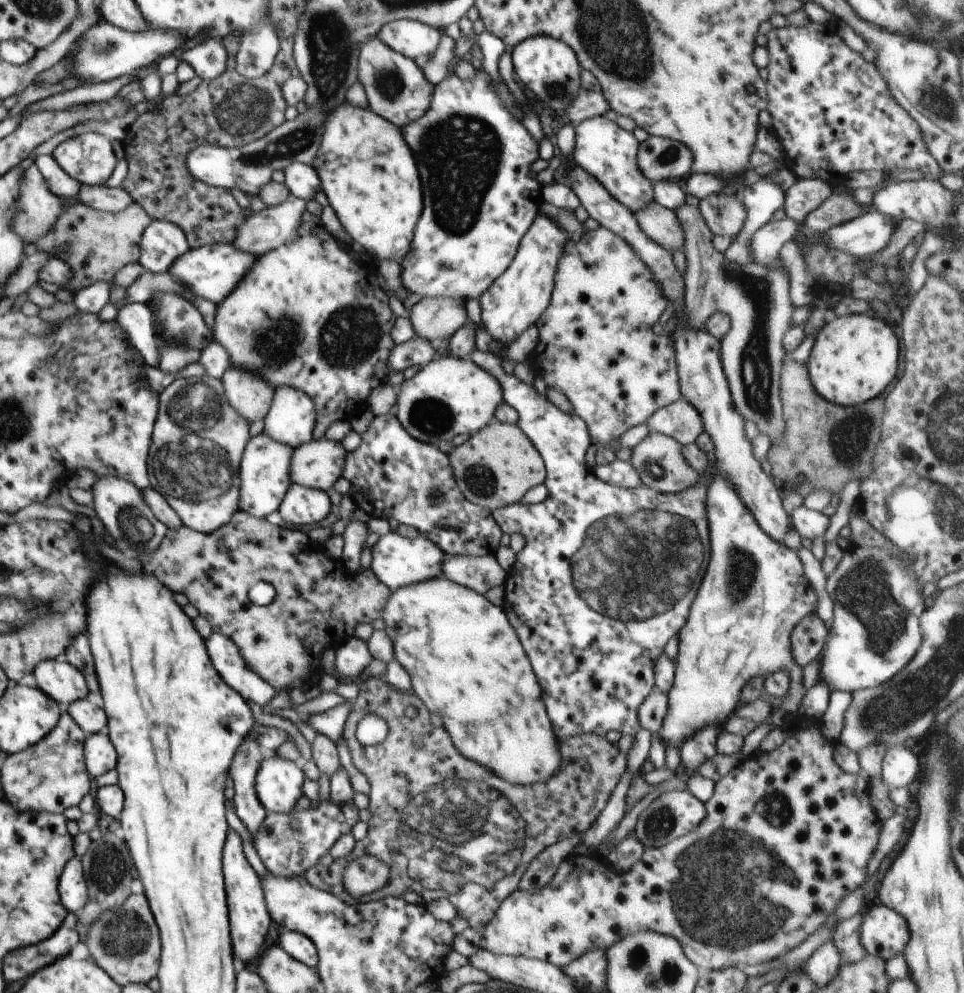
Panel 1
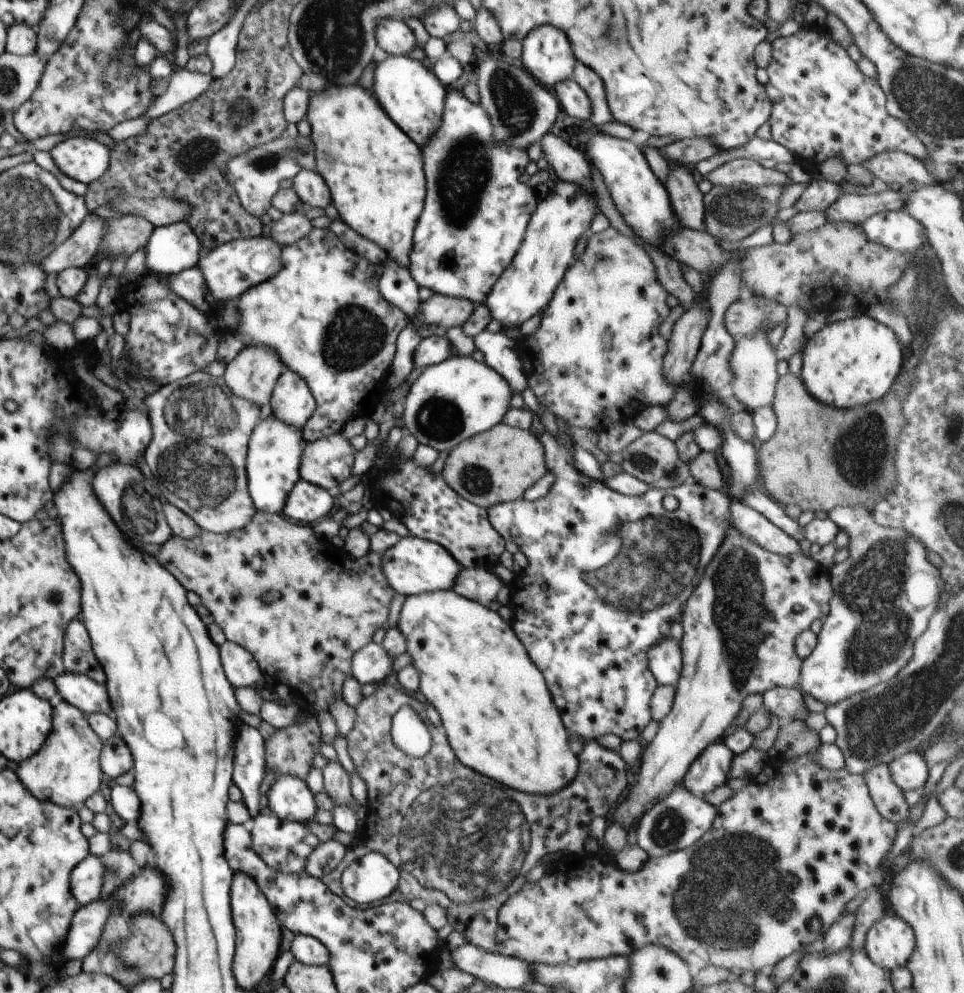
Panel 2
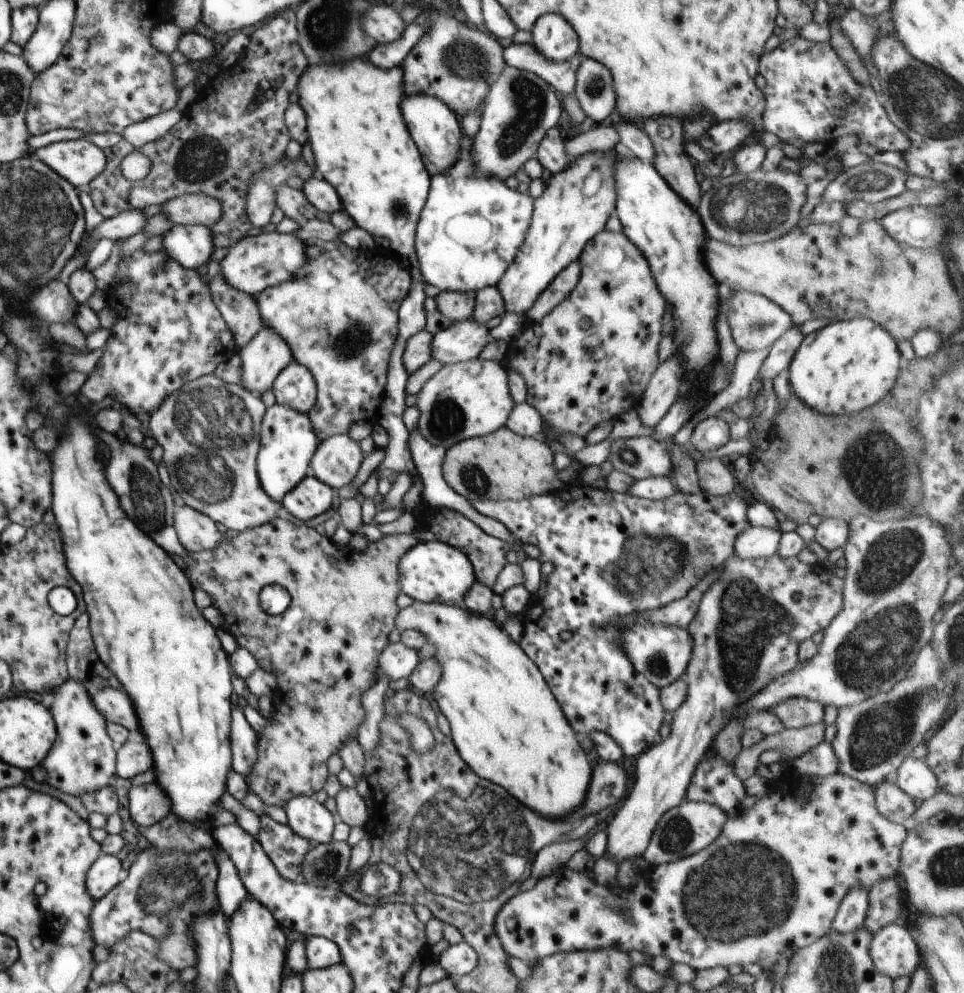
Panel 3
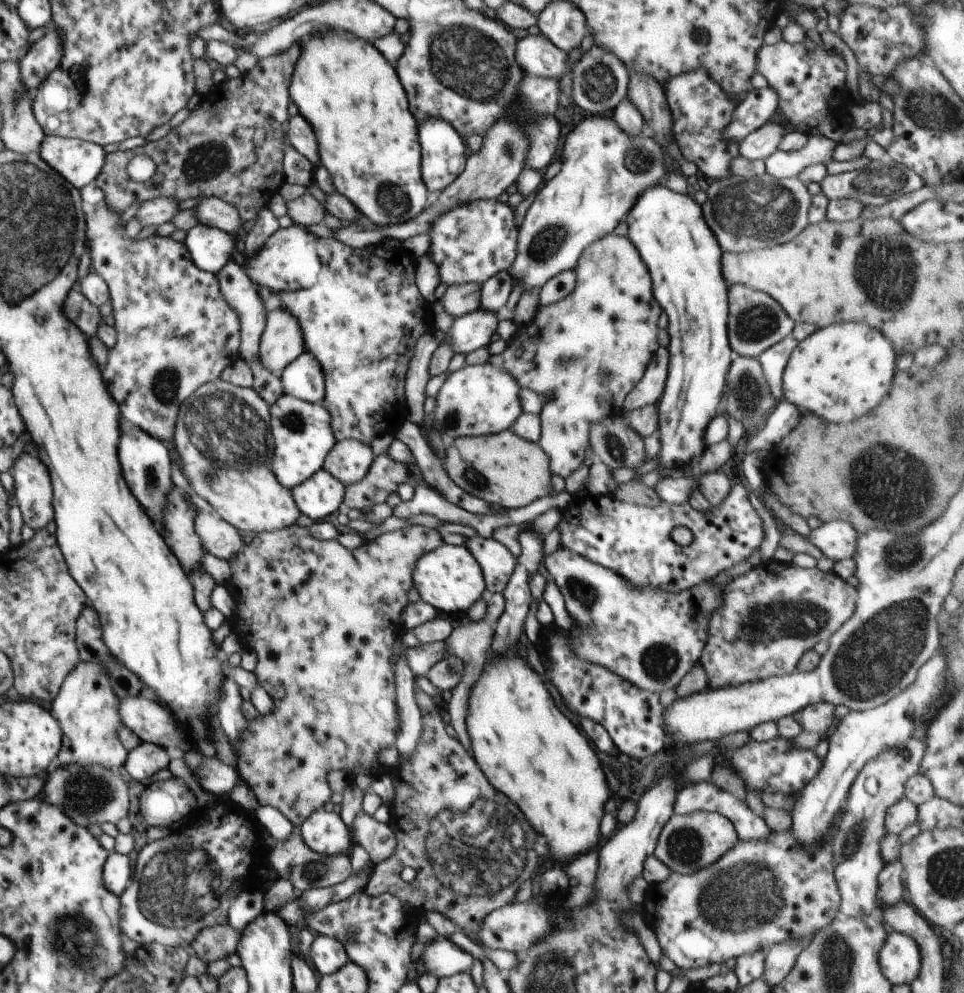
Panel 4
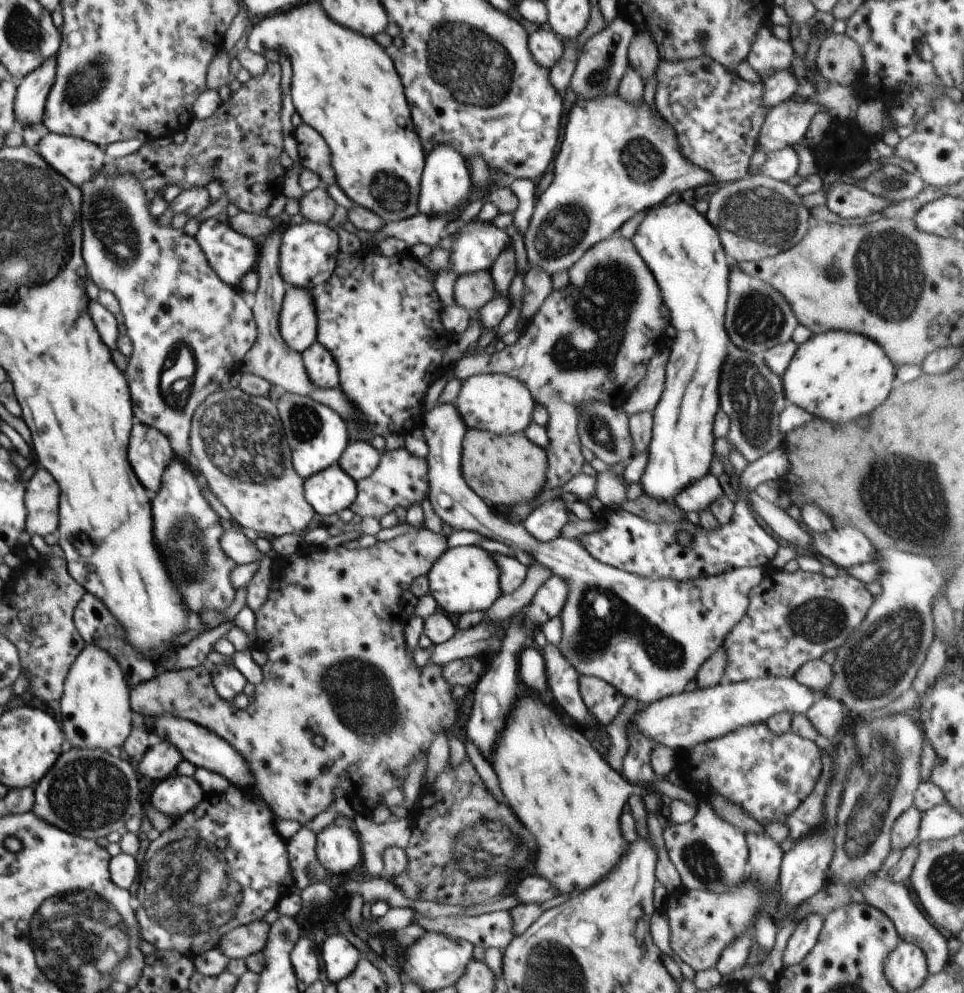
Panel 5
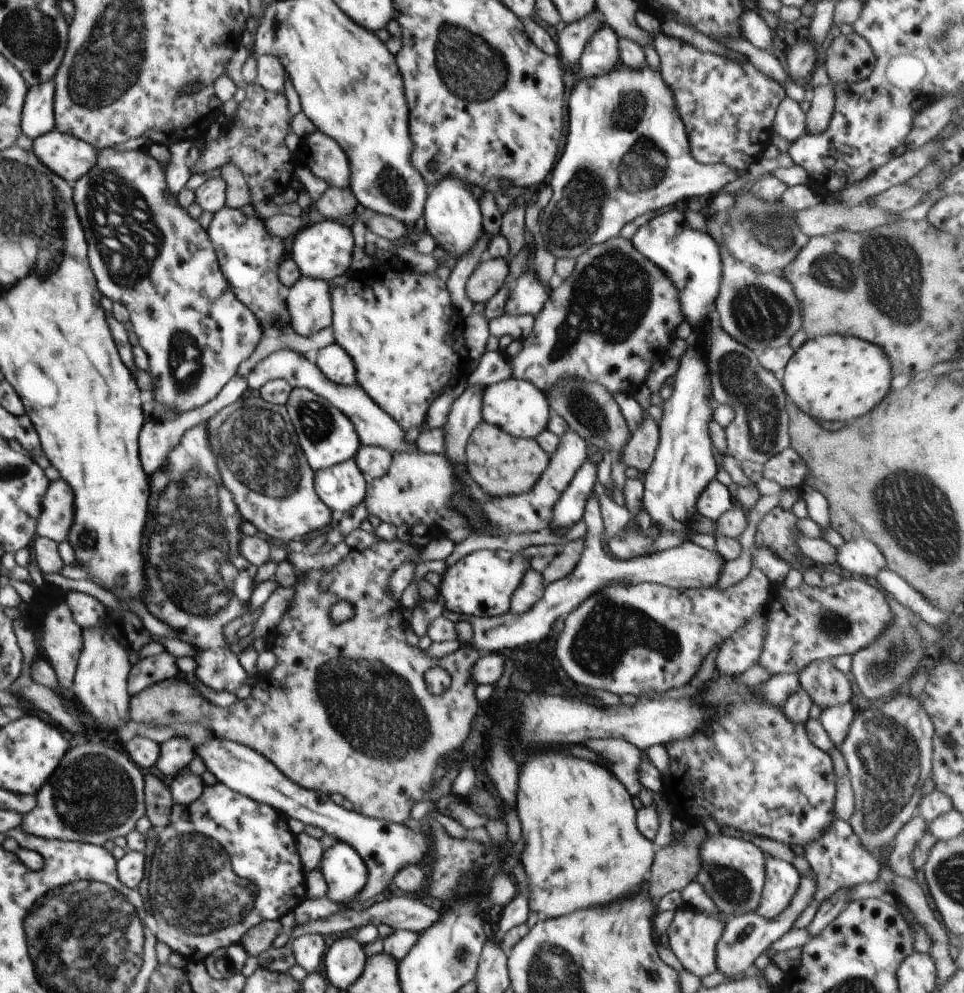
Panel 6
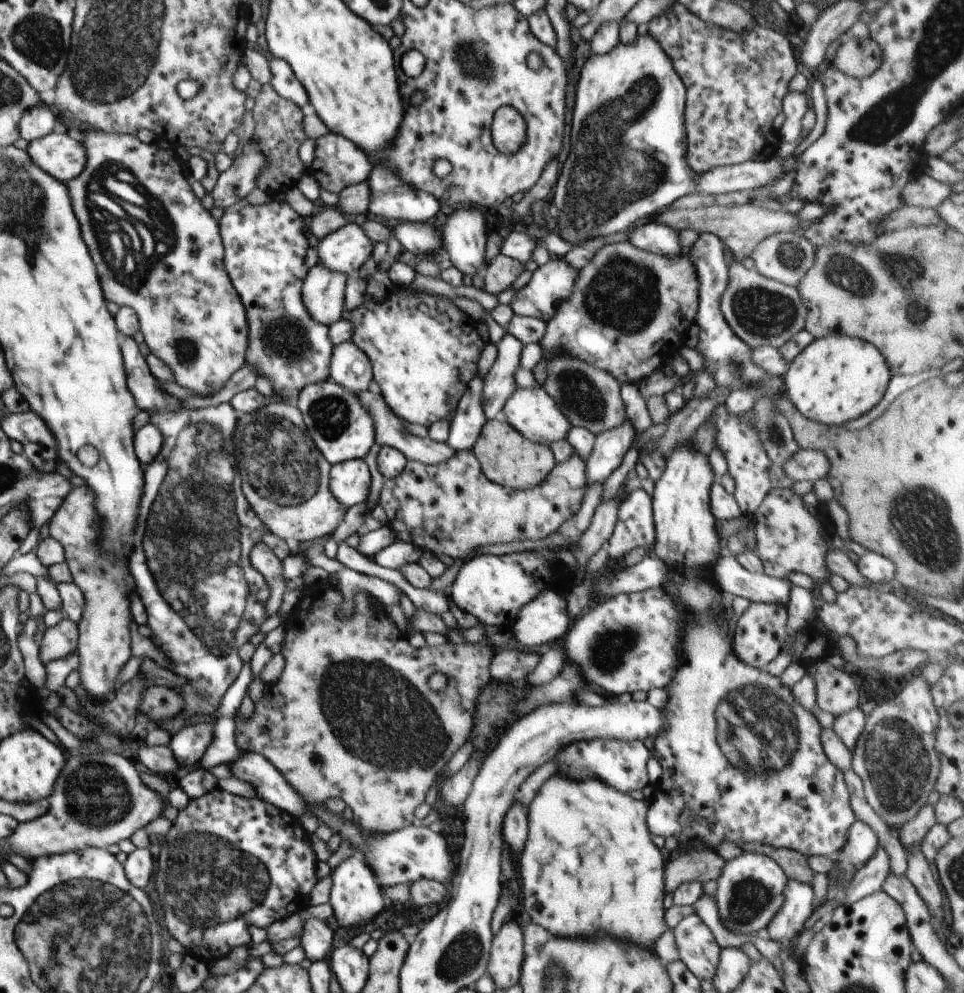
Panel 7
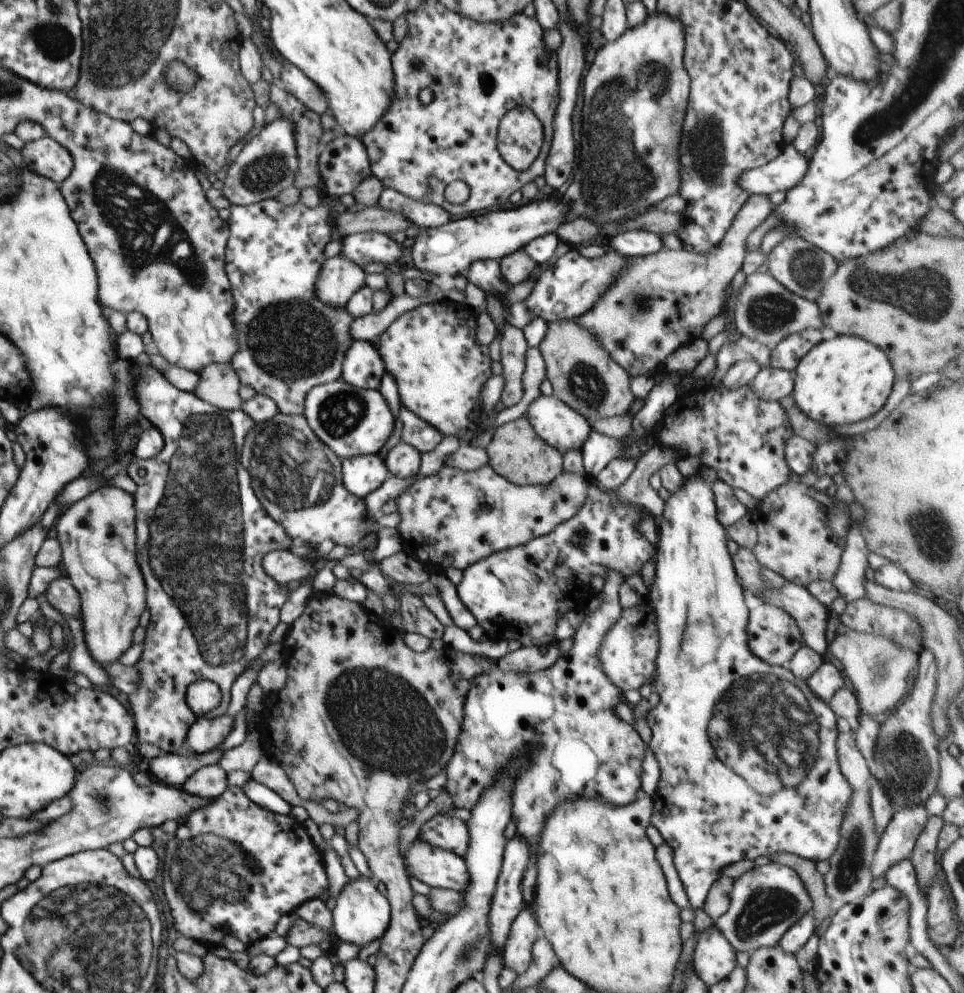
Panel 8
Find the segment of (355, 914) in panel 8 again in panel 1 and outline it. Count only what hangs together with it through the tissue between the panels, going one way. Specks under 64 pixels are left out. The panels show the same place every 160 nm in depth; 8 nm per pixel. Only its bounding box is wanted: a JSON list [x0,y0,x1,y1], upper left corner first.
[255,754,304,813]

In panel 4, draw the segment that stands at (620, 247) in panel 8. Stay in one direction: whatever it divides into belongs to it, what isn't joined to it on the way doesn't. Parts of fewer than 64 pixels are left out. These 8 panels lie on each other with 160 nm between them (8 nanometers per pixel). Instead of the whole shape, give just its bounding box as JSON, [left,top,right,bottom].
[627,184,731,476]

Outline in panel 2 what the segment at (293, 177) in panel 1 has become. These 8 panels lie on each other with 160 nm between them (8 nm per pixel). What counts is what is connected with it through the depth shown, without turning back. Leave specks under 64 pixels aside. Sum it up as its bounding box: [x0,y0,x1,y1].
[293,170,332,208]

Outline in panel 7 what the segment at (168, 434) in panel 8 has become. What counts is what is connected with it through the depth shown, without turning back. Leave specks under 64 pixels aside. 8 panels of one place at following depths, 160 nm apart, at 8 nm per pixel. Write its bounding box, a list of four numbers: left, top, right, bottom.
[122,337,271,736]

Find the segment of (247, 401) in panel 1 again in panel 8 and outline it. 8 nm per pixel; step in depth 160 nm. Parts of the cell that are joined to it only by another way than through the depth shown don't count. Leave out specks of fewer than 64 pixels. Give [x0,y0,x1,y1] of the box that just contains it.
[315,254,366,307]

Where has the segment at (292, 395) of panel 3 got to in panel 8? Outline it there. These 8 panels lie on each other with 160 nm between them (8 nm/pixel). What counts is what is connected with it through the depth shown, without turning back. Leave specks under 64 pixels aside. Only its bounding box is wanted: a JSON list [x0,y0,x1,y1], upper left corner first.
[341,340,385,389]

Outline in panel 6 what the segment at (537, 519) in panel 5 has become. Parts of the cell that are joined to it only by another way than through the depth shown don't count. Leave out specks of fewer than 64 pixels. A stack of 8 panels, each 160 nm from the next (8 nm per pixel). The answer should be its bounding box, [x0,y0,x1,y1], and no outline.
[549,459,597,532]

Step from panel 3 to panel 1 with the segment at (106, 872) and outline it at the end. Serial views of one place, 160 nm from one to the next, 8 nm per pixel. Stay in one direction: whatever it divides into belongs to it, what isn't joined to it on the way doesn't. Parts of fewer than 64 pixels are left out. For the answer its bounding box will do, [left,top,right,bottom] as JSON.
[59,857,89,913]

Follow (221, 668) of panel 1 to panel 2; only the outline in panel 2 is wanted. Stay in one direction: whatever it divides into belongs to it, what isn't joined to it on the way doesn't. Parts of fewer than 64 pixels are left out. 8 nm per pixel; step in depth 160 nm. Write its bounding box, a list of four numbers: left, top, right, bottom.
[219,641,266,689]

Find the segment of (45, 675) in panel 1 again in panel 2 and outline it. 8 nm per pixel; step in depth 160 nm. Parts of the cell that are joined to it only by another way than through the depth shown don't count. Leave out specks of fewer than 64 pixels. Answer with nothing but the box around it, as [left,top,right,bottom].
[52,672,116,720]

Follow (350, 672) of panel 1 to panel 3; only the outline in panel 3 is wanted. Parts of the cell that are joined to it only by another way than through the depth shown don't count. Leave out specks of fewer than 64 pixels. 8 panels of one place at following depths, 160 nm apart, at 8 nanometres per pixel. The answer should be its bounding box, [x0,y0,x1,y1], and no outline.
[376,642,420,681]

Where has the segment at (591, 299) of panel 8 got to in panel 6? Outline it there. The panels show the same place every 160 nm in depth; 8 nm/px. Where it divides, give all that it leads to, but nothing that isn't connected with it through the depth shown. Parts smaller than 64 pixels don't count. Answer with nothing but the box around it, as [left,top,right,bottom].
[505,268,553,316]

